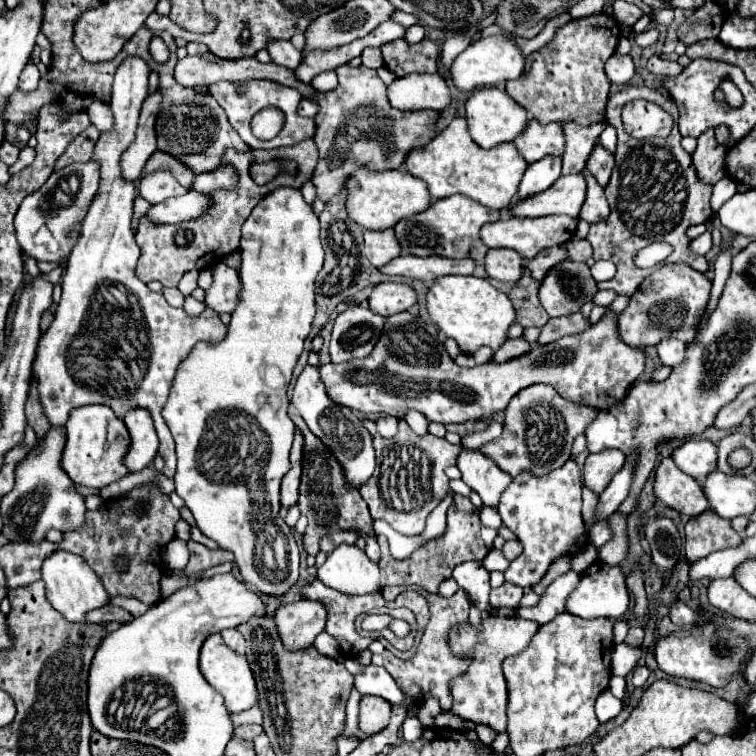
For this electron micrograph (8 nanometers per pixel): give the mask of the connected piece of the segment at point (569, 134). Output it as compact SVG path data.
M566 121L562 125L564 137L566 137L566 149L562 155L562 175L568 173L580 173L588 161L588 155L592 147L596 145L600 133L606 129L606 123L596 123L596 125L576 125L574 121Z

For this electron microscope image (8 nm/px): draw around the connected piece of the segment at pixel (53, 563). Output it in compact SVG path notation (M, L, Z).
M56 551L52 555L48 555L44 559L44 565L40 569L42 579L46 583L46 597L52 603L52 607L56 611L60 611L68 621L84 621L84 613L96 607L102 607L108 603L108 593L104 591L100 579L96 577L96 573L88 567L88 563L76 555L76 553L68 553L68 551Z

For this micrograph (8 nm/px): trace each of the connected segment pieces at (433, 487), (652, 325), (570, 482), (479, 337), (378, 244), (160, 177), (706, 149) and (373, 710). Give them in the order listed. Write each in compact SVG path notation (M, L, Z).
M400 419L400 433L394 439L384 439L380 435L374 437L374 449L376 449L376 469L372 477L360 487L360 495L370 507L370 515L374 519L384 519L390 527L394 527L402 535L420 535L424 531L426 517L434 511L434 507L448 495L450 479L446 475L446 467L456 465L456 457L460 453L460 445L450 445L442 437L434 437L432 433L416 435L410 431L408 423Z
M664 265L646 277L640 291L632 295L630 305L620 313L620 337L630 347L658 345L662 339L676 337L690 343L696 337L698 321L706 309L712 281L688 265Z
M568 459L560 469L552 469L544 477L532 473L520 473L512 479L506 491L500 495L502 523L512 529L518 541L524 545L520 557L516 557L504 571L506 581L518 587L532 587L540 583L550 565L564 555L574 555L588 545L588 531L582 519L582 473L574 459Z
M446 275L436 279L426 293L426 309L446 337L452 337L460 345L462 353L474 353L482 345L498 349L506 341L506 331L516 317L510 299L486 279L474 275Z
M364 231L364 255L374 267L382 267L390 259L398 257L400 245L394 237L394 231Z
M148 173L138 181L140 197L144 197L150 203L160 203L168 197L184 195L186 189L180 187L180 183L170 173Z
M708 129L708 133L702 133L698 137L698 145L696 151L692 153L692 159L704 183L716 183L726 175L724 157L726 157L726 147L716 143L712 129Z
M362 697L360 701L360 731L364 735L380 733L388 727L392 705L382 697Z

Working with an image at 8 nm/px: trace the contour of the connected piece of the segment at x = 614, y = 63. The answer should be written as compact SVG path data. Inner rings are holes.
M614 53L606 61L606 75L614 85L628 85L634 77L634 63L632 63L630 55Z

